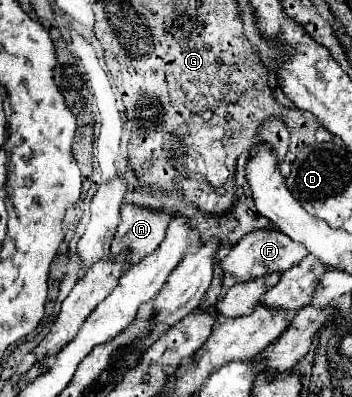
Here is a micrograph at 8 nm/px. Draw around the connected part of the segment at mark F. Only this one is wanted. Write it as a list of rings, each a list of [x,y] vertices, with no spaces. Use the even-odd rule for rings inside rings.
[[[263,228],[263,230],[255,230],[251,234],[245,234],[231,248],[231,252],[221,260],[221,268],[223,268],[225,274],[237,276],[237,282],[245,282],[245,280],[251,280],[251,278],[257,278],[257,276],[265,276],[267,272],[285,272],[291,266],[295,266],[307,254],[309,252],[307,252],[307,248],[303,248],[303,244],[291,240],[281,230]]]

